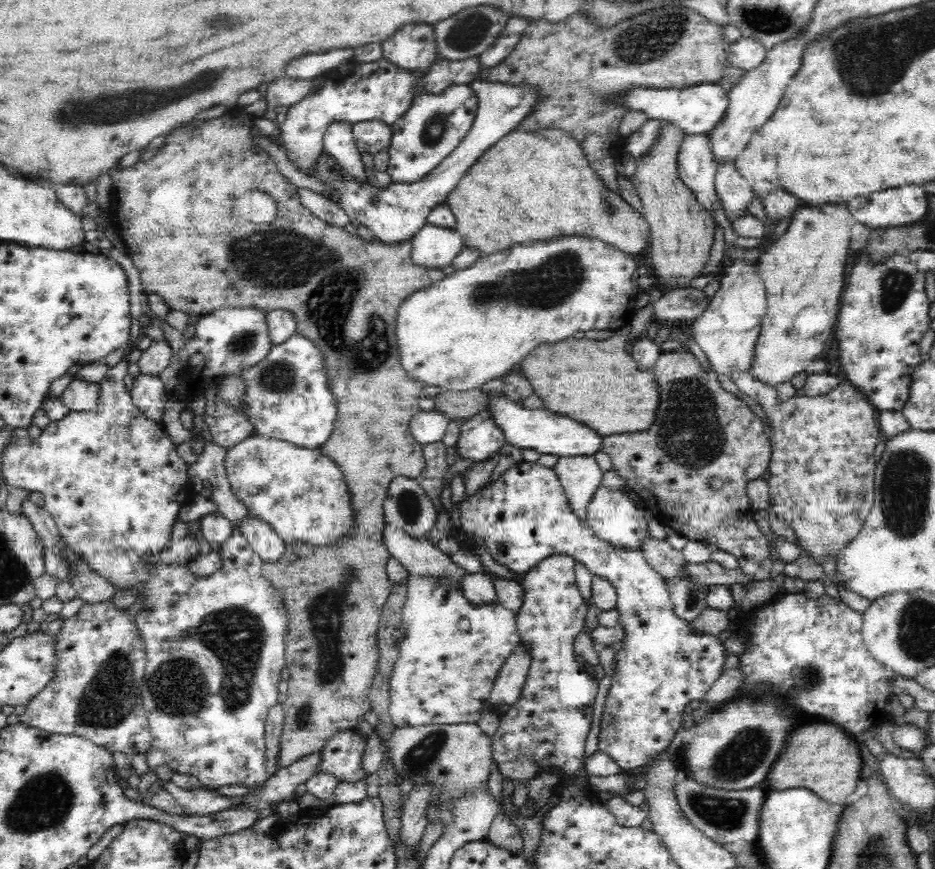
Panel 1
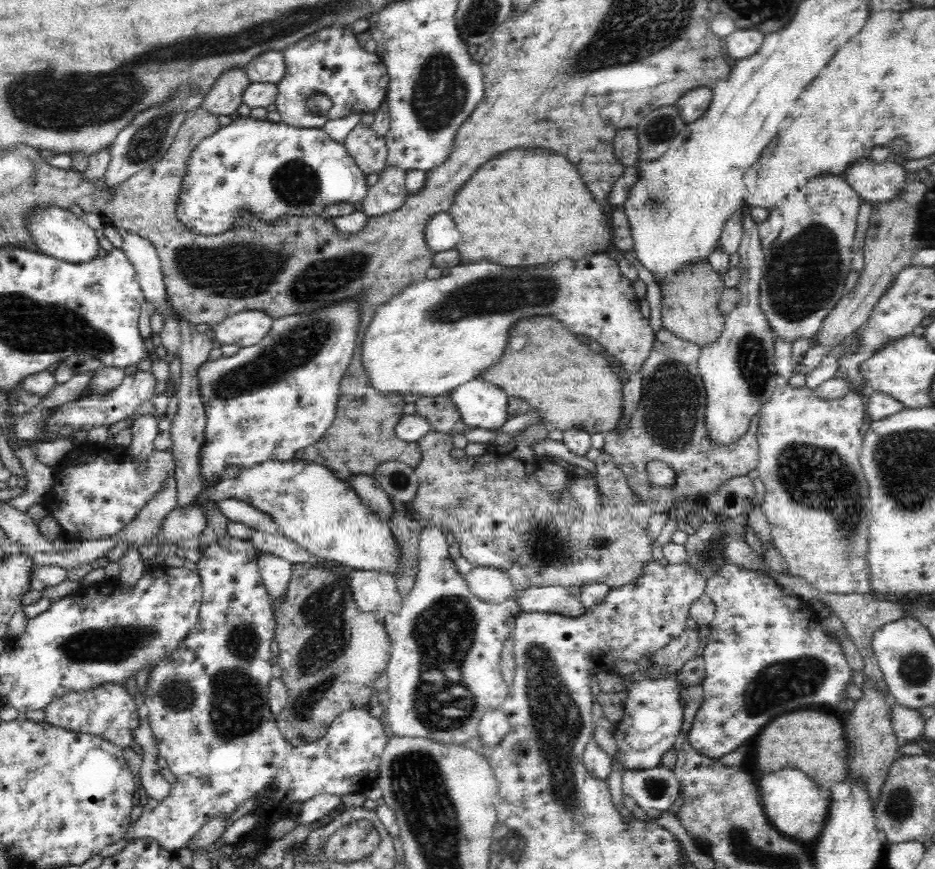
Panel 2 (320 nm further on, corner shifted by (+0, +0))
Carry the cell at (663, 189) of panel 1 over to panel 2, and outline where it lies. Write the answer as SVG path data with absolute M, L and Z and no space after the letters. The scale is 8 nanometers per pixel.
M696 262L679 270L672 280L661 288L662 327L685 342L695 343L702 350L720 338L726 316L720 313L720 298L726 288L722 277L712 269L710 262Z

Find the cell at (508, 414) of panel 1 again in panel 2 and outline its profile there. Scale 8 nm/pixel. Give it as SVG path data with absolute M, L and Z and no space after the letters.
M480 377L456 386L448 397L468 428L496 431L506 422L506 393Z

